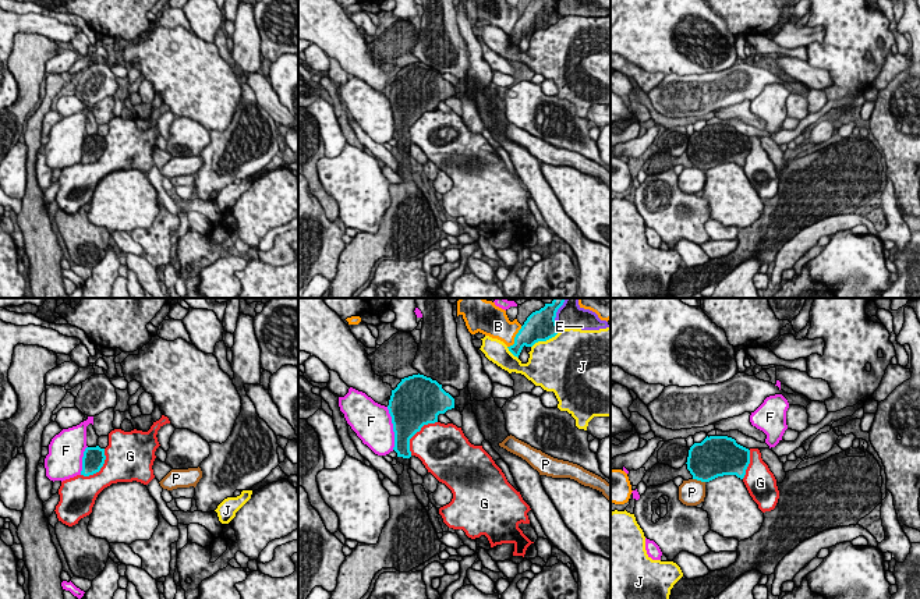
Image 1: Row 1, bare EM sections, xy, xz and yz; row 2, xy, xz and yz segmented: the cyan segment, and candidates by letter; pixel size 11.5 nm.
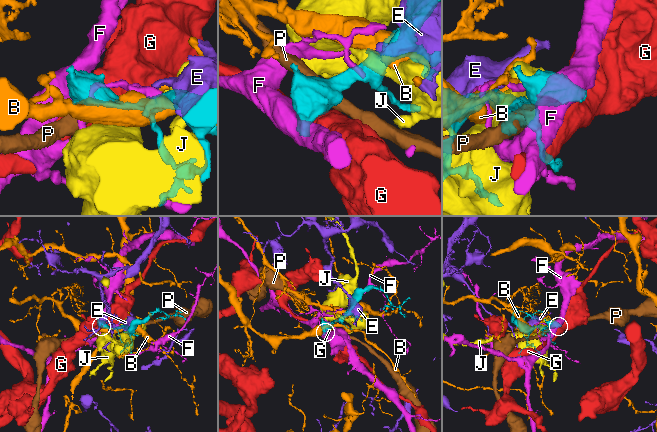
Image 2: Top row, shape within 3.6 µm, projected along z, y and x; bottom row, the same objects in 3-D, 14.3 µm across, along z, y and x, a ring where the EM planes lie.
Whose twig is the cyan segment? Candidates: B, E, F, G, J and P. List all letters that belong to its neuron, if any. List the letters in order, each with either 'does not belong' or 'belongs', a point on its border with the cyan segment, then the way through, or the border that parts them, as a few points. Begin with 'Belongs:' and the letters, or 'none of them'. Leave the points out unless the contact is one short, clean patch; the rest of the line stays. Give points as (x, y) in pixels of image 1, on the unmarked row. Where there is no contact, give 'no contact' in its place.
Belongs: none of them
B: does not belong | xz (515, 25)
E: does not belong | xz (555, 9)
F: does not belong | xz (393, 116)
G: does not belong | xz (416, 120)
J: does not belong | xz (545, 28)
P: does not belong | yz (699, 167)

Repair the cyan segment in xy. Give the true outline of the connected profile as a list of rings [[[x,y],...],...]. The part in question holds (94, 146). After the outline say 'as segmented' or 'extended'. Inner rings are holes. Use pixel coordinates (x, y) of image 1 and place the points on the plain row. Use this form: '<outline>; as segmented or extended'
[[[86,135],[82,145],[82,159],[81,163],[89,164],[100,159],[106,148],[105,137]]]; as segmented

